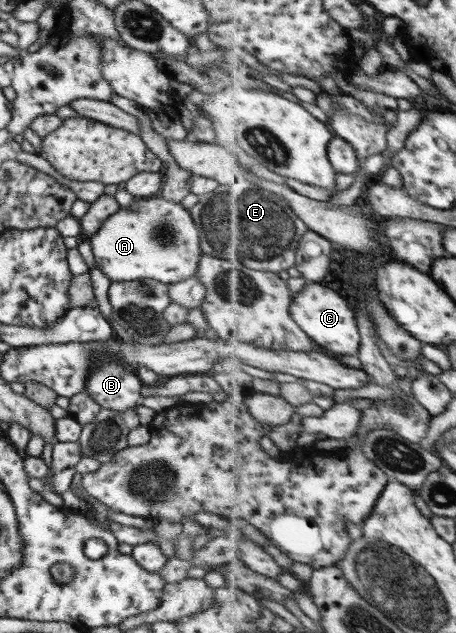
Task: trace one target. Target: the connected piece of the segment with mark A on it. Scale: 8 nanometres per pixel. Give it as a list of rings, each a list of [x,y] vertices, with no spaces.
[[[161,196],[136,198],[129,207],[110,215],[98,232],[89,237],[97,268],[110,282],[142,281],[144,278],[170,285],[195,276],[201,256],[201,231],[189,210]]]

